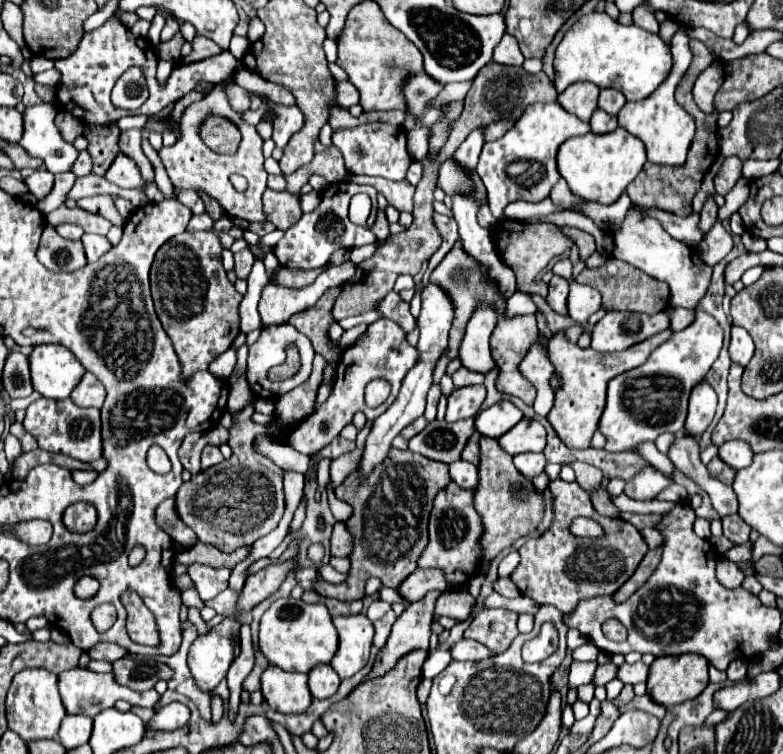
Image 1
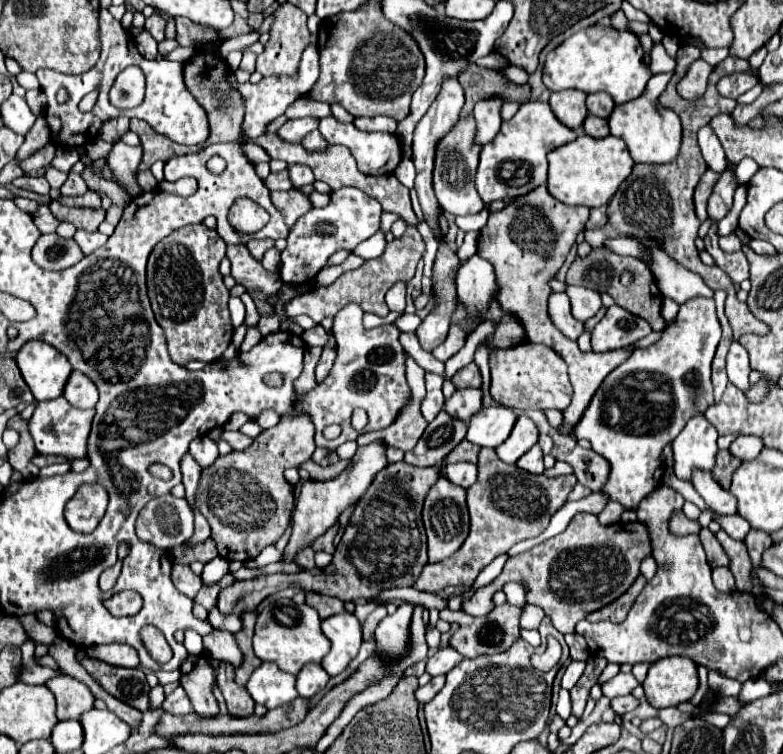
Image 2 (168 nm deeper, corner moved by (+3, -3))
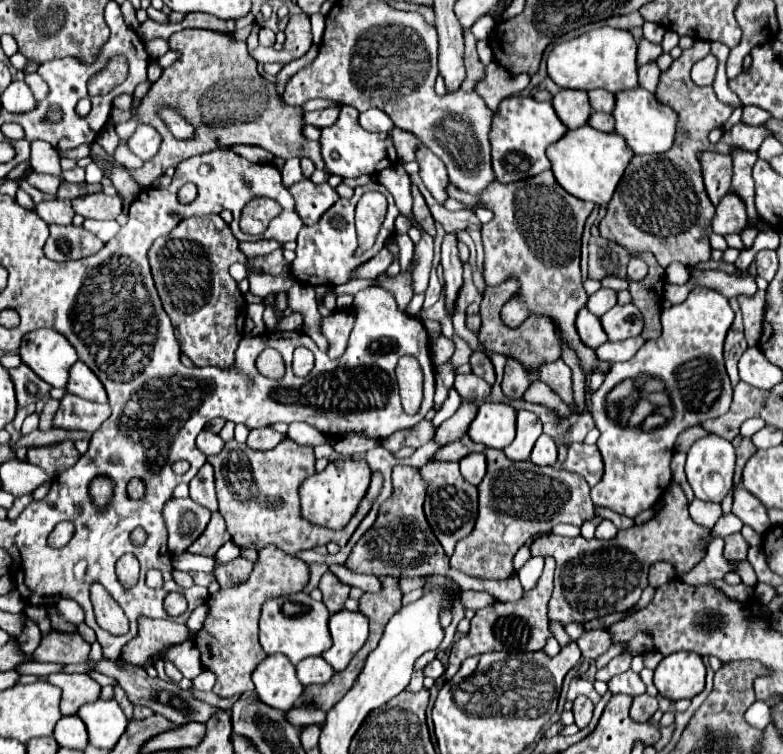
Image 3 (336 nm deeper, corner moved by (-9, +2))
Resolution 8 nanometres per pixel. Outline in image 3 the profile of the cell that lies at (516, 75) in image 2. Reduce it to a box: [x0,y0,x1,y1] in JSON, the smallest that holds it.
[475,62,529,110]

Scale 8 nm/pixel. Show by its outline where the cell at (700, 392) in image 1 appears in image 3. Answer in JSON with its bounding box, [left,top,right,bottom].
[685,434,735,504]

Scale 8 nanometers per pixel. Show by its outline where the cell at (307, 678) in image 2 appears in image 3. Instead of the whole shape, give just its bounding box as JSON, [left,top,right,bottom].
[297,656,335,686]

